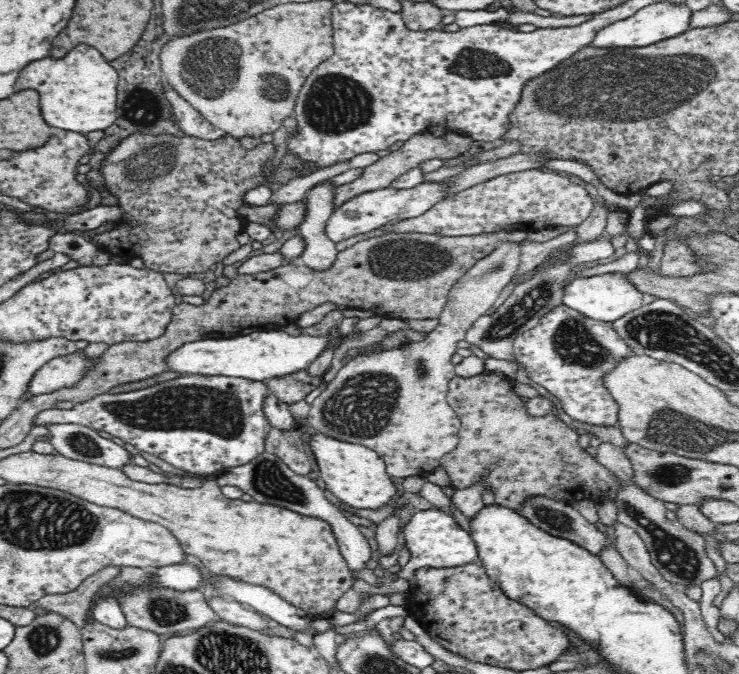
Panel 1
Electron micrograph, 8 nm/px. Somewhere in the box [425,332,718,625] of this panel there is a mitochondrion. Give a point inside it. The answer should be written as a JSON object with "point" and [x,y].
{"point":[680,558]}

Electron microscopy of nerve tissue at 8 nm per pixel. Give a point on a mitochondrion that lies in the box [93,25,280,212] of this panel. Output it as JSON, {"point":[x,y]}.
{"point":[145,166]}

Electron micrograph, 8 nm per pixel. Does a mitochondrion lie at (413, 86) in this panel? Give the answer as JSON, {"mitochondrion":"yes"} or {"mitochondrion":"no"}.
{"mitochondrion":"no"}

